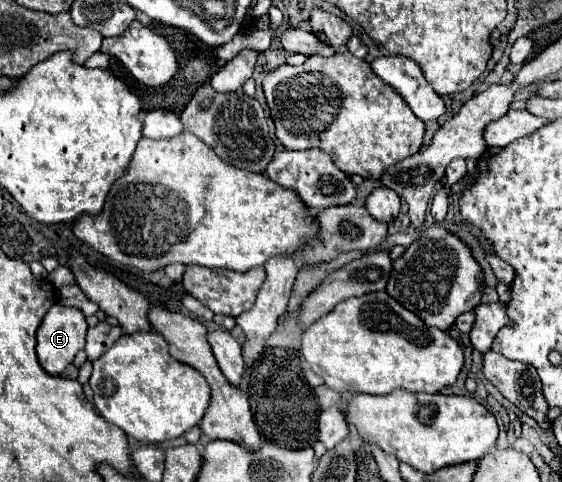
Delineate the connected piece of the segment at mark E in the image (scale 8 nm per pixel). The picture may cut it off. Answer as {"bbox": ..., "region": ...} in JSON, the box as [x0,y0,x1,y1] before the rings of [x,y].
{"bbox":[37,304,87,374],"region":[[[53,304],[37,330],[39,364],[49,374],[61,374],[85,346],[87,322],[79,308]]]}

